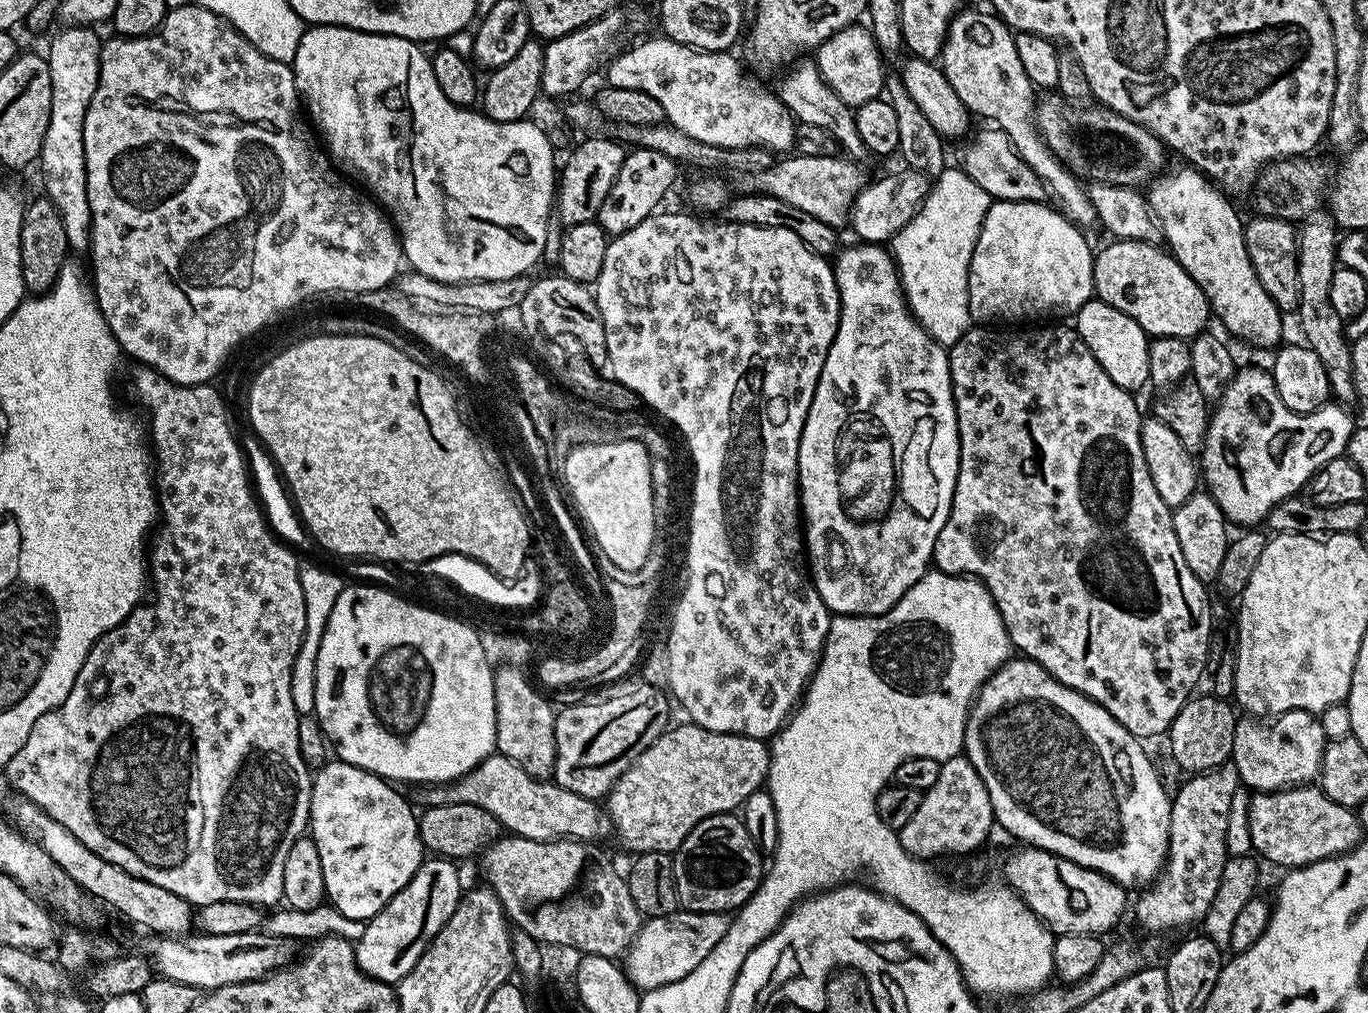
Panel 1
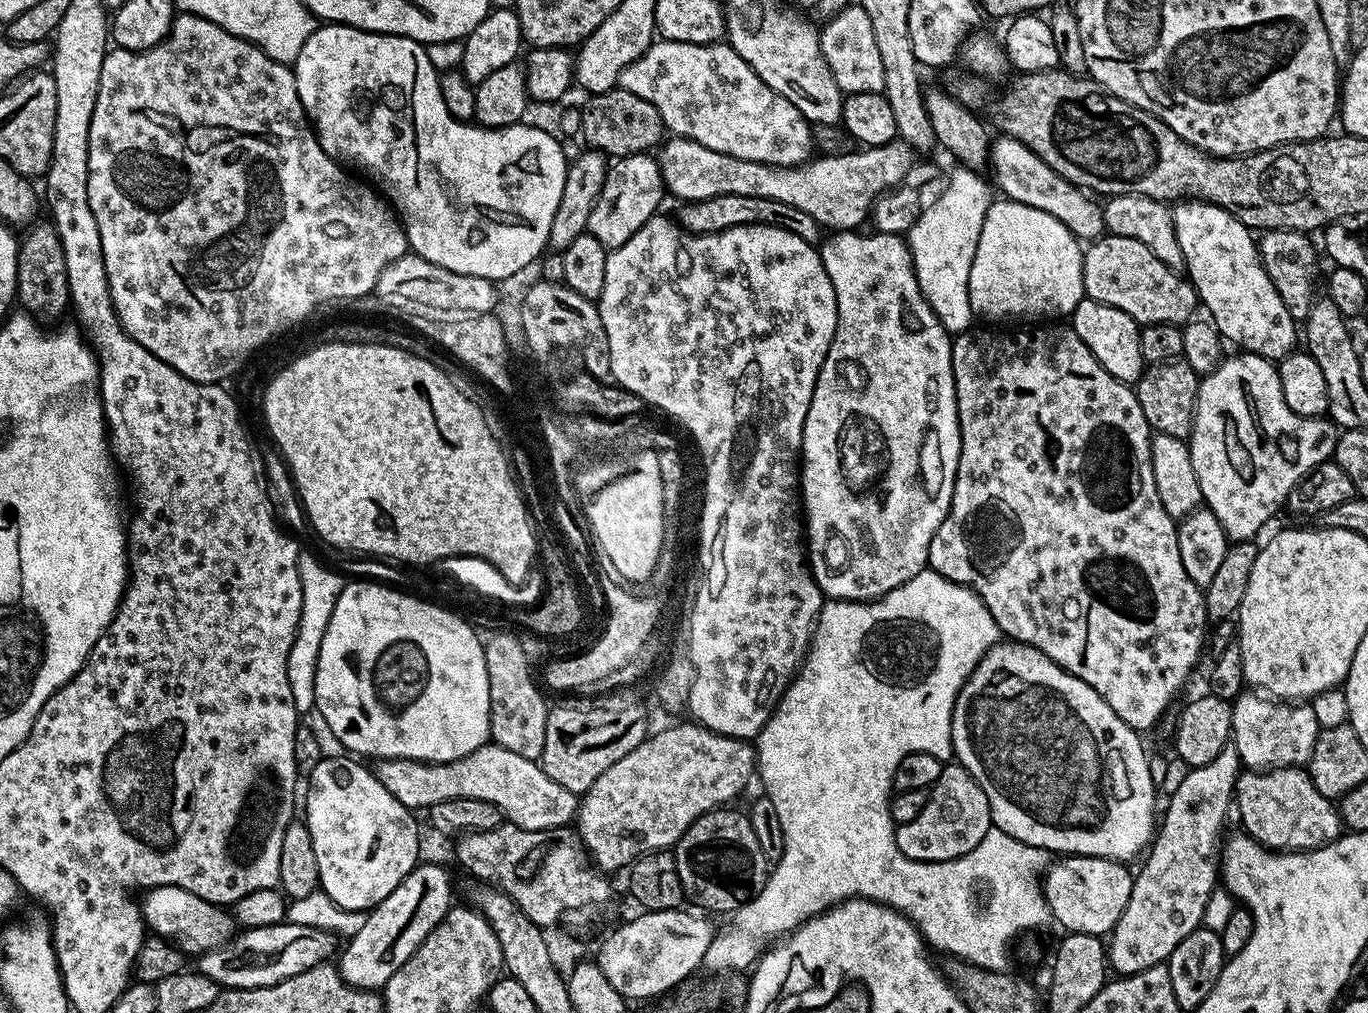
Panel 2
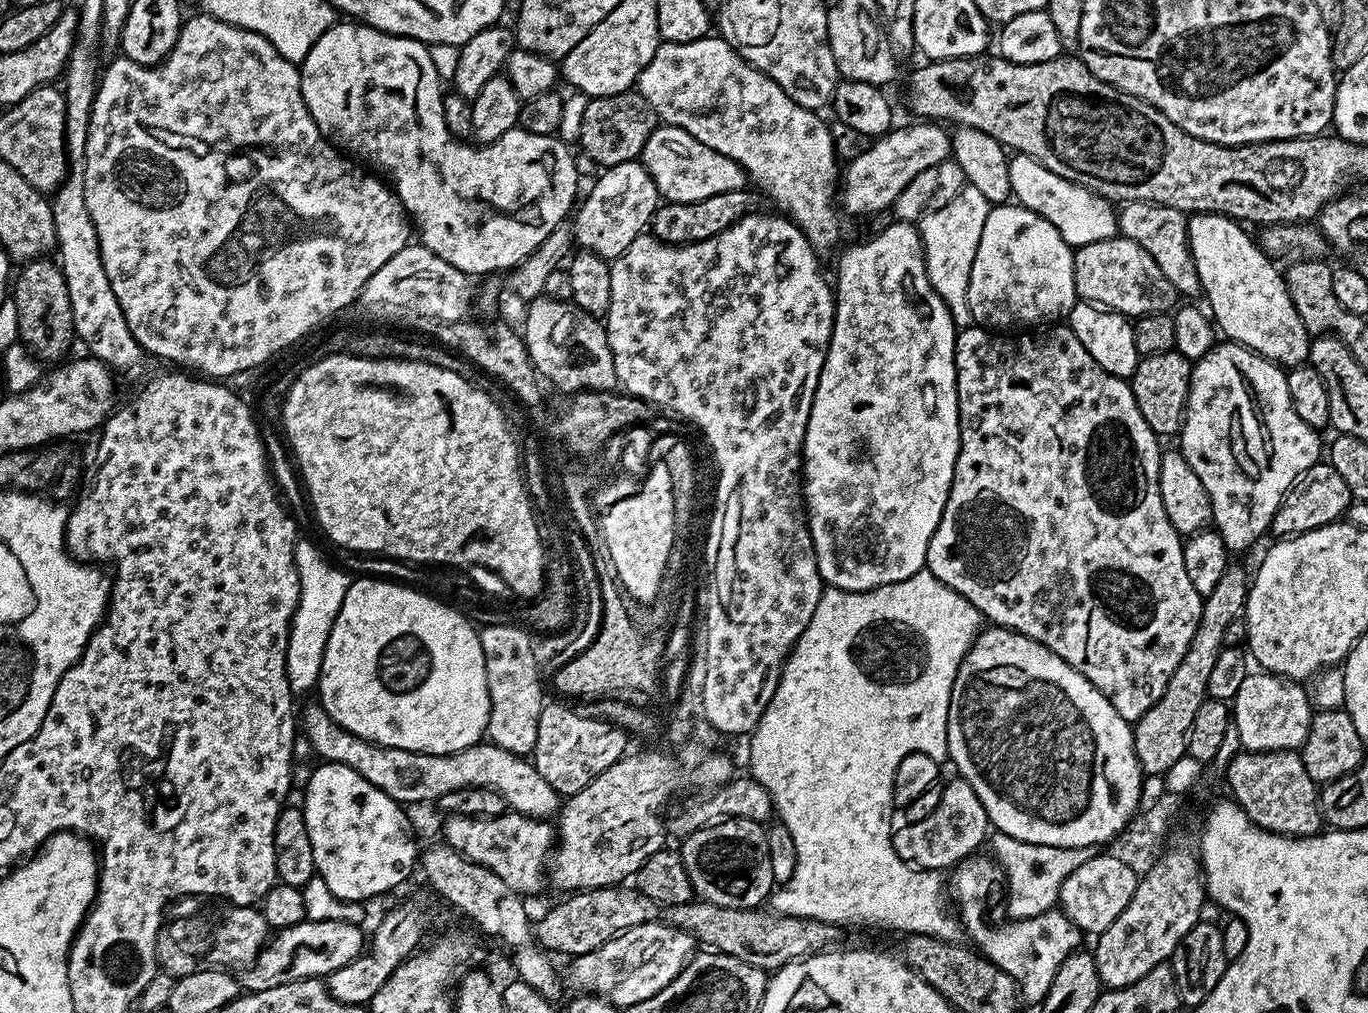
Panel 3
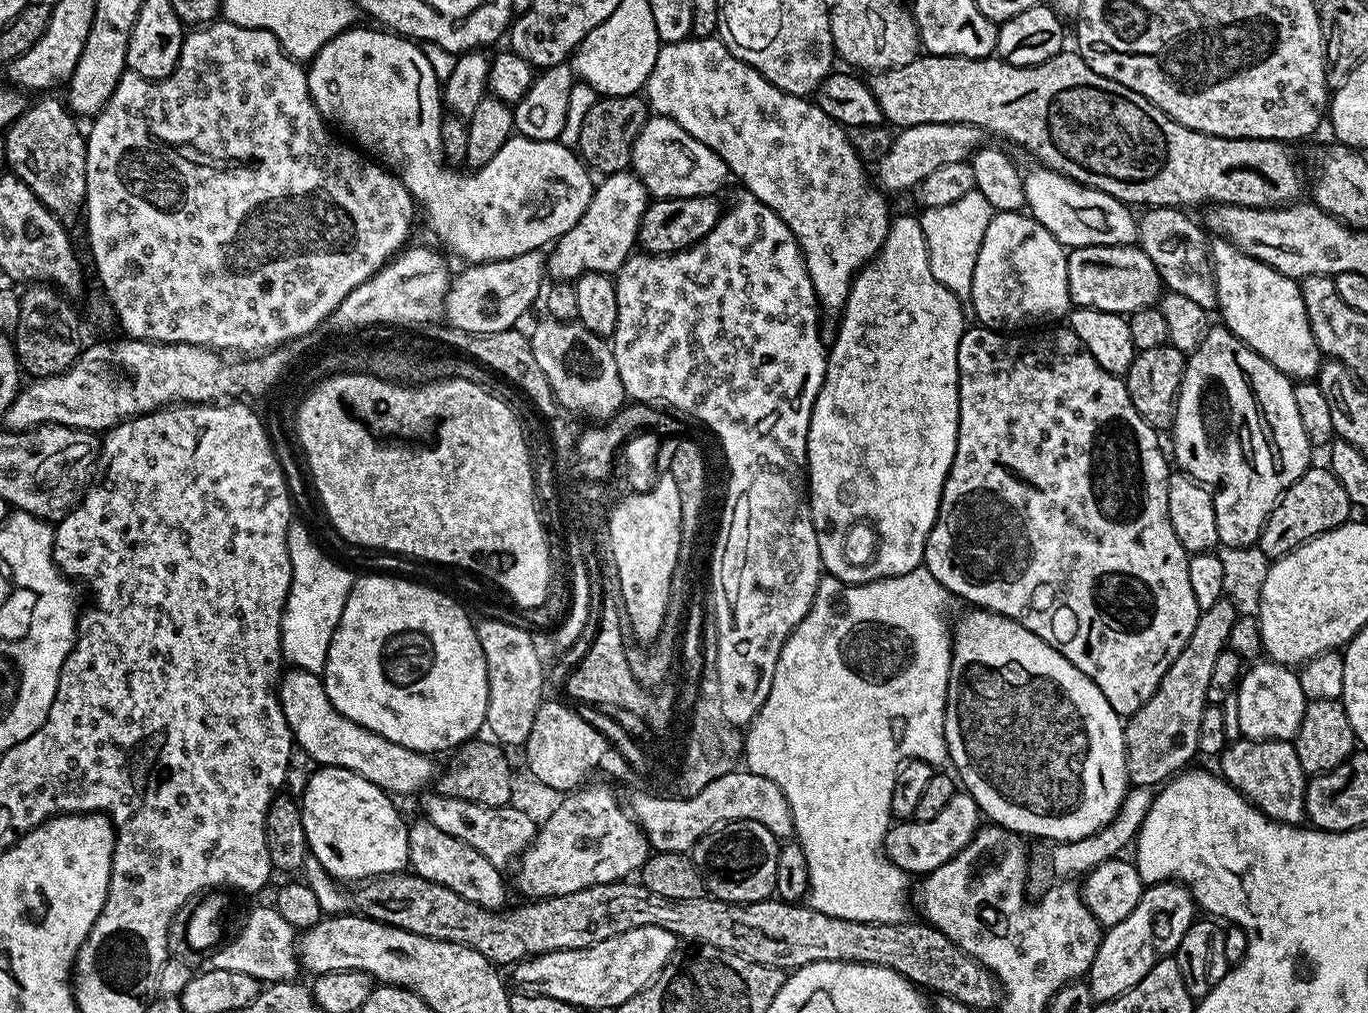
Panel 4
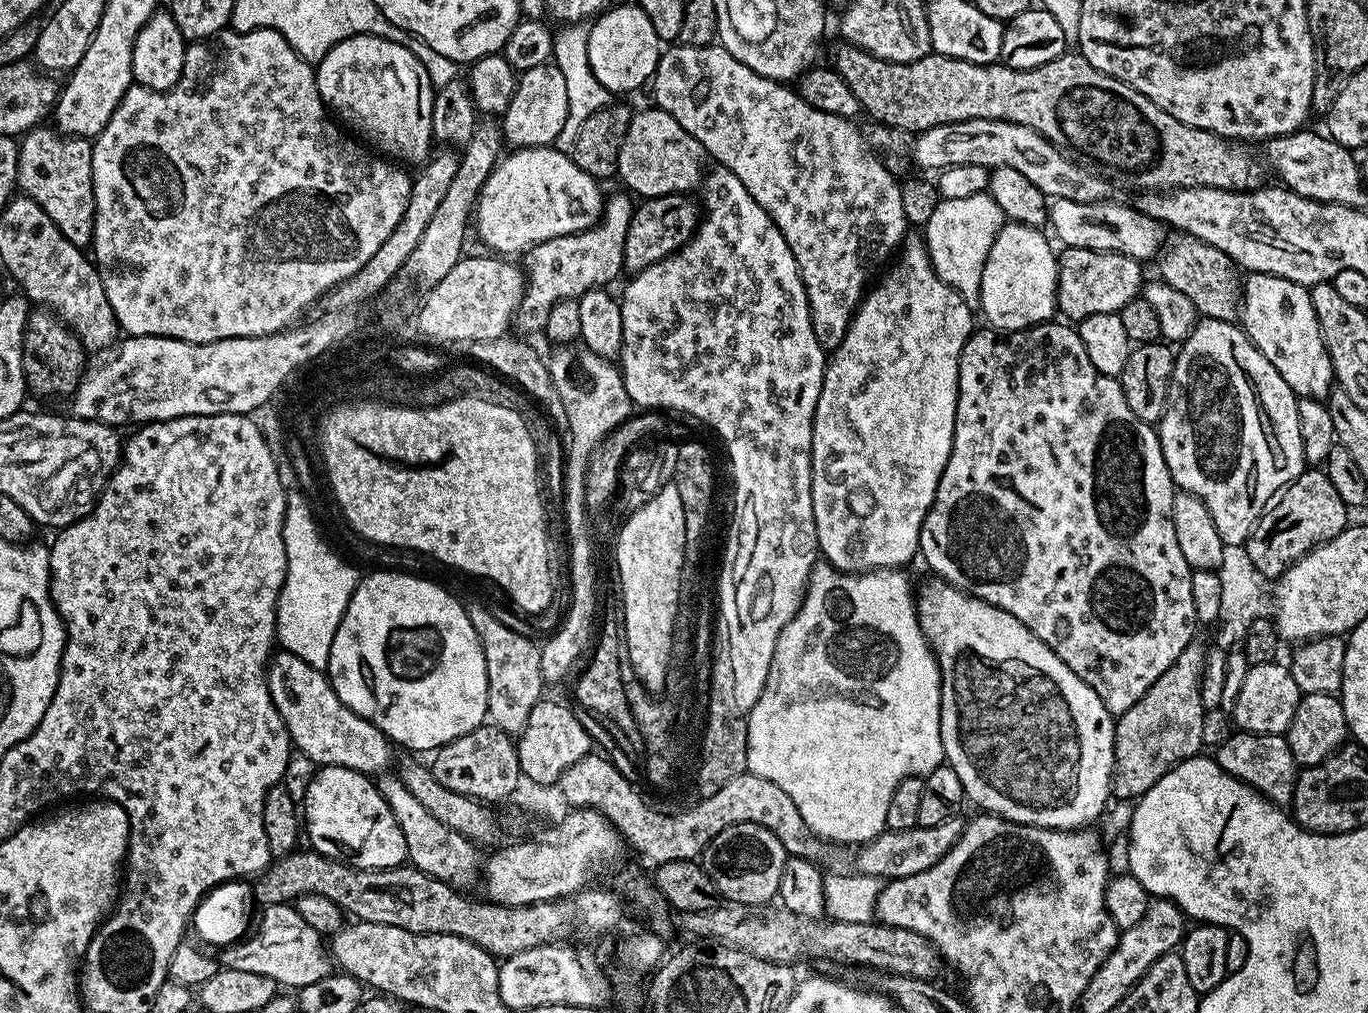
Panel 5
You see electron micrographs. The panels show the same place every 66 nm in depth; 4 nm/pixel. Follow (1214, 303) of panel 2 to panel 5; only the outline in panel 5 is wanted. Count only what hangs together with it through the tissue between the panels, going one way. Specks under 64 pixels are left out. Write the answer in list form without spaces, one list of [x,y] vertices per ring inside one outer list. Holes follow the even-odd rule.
[[[1248,272],[1242,284],[1242,327],[1297,397],[1324,398],[1332,391],[1334,373],[1330,354],[1322,342],[1311,291],[1305,285],[1270,274]]]

